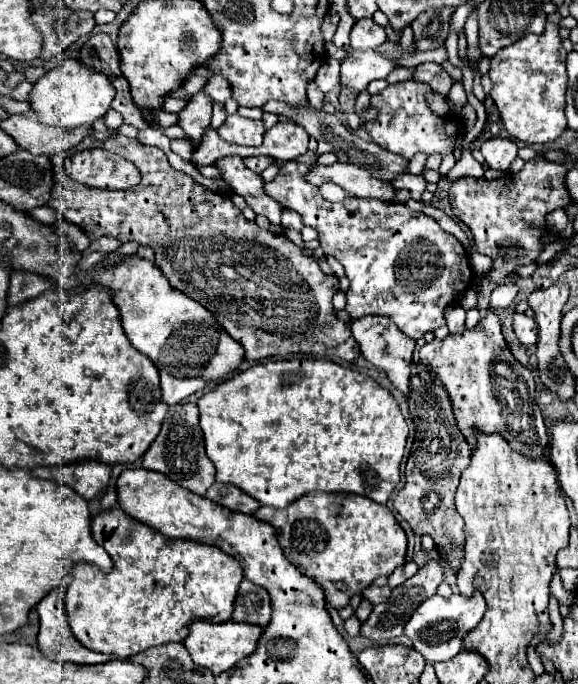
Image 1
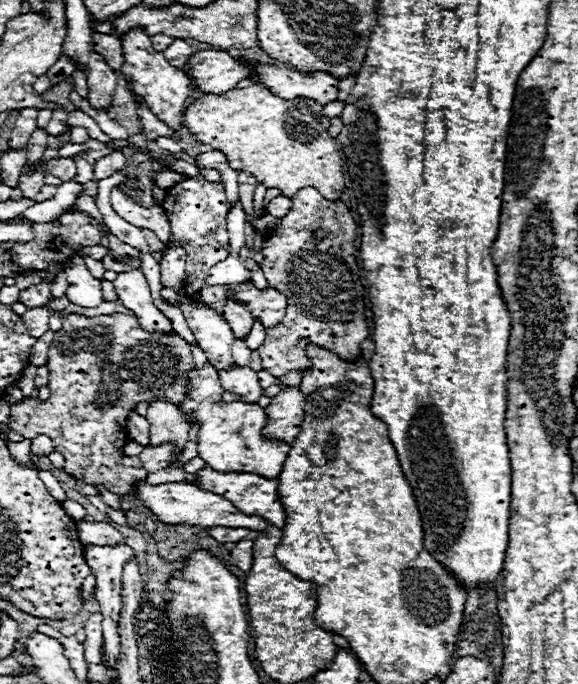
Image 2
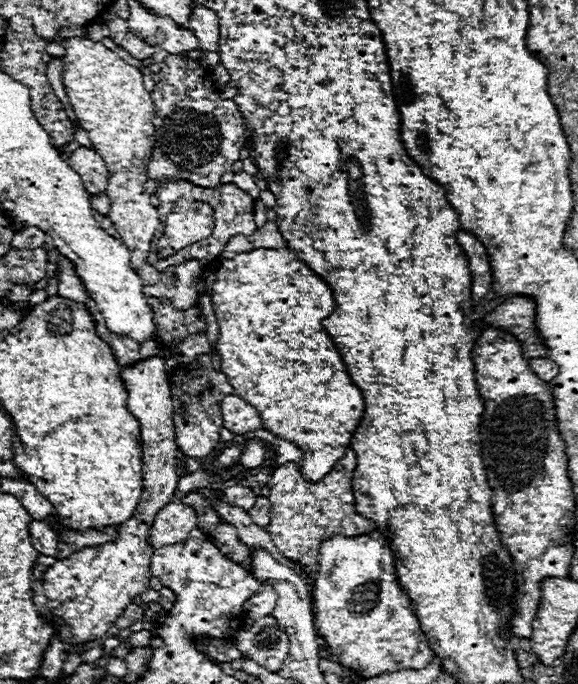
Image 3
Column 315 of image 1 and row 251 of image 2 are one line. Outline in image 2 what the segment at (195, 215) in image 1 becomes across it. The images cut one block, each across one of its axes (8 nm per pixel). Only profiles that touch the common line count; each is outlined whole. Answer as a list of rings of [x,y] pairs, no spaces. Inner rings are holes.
[[[302,188],[290,198],[292,208],[280,218],[280,226],[264,234],[262,272],[268,286],[286,294],[288,310],[284,320],[266,330],[266,340],[258,348],[262,368],[280,378],[290,370],[302,370],[308,364],[304,346],[310,342],[332,350],[340,358],[354,360],[360,344],[368,336],[364,268],[356,254],[356,222],[342,200],[326,200],[316,188]],[[322,230],[324,240],[316,242],[314,234]]]

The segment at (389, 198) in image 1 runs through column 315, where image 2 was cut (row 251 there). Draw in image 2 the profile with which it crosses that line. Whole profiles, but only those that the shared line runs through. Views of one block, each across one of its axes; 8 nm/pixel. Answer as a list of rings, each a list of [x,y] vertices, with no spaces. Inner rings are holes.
[[[180,246],[166,248],[160,262],[162,286],[172,290],[184,288],[184,266],[186,266],[186,252]]]

